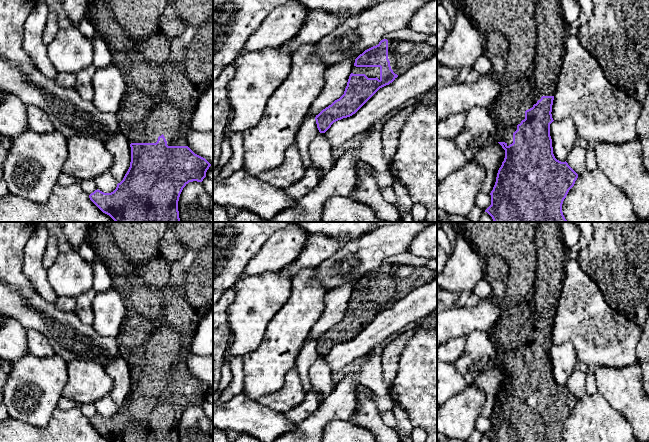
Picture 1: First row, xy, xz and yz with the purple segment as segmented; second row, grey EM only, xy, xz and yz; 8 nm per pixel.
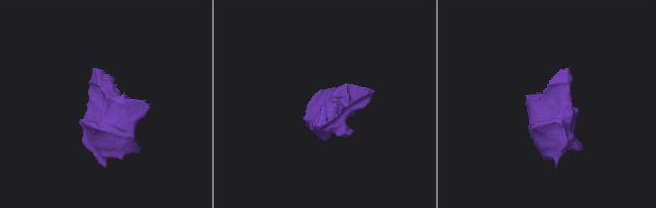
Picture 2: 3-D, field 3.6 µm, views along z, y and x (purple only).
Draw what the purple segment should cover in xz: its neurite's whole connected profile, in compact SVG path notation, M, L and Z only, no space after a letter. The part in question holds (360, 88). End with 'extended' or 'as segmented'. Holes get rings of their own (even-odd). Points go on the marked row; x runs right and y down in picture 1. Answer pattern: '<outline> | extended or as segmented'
M387 39L365 50L355 59L344 94L316 115L319 132L355 114L380 88L436 53L426 42Z | extended

